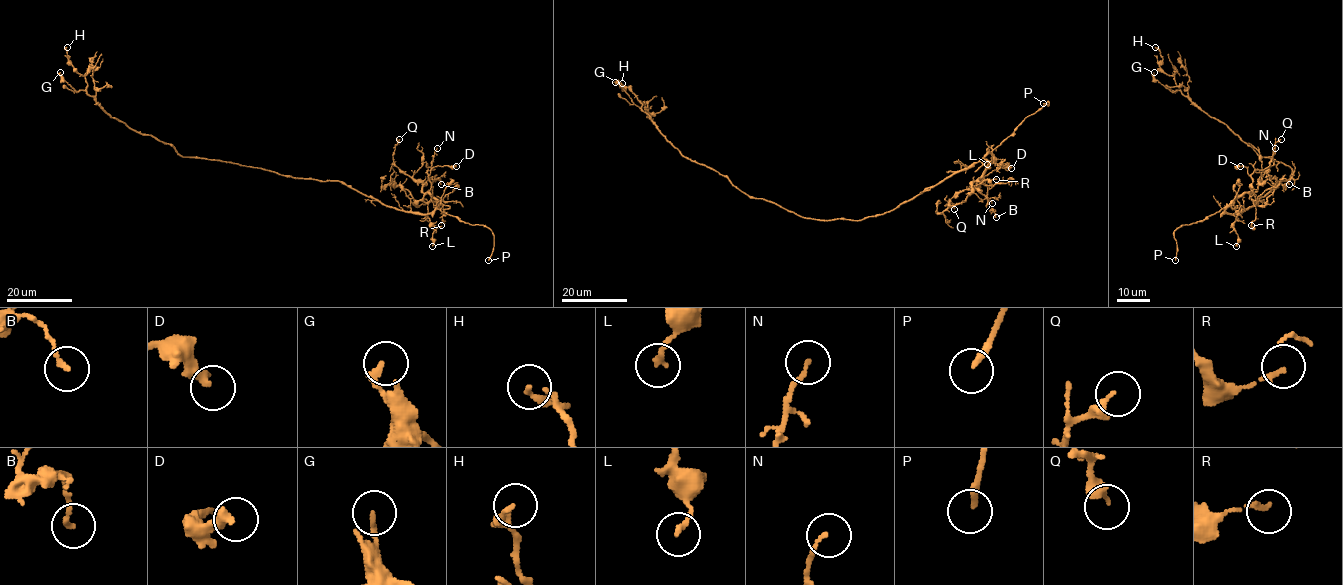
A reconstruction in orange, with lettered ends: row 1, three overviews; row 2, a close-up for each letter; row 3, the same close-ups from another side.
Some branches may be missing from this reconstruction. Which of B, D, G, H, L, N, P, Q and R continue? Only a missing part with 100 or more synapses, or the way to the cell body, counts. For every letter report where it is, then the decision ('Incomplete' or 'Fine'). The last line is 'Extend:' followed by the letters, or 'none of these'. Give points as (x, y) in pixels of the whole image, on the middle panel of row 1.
B: Place: (996, 217). Fine
D: Place: (1011, 168). Fine
G: Place: (615, 82). Fine
H: Place: (622, 83). Fine
L: Place: (987, 164). Fine
N: Place: (992, 203). Fine
P: Place: (1043, 103). Incomplete
Q: Place: (954, 209). Fine
R: Place: (996, 179). Fine
Extend: P

